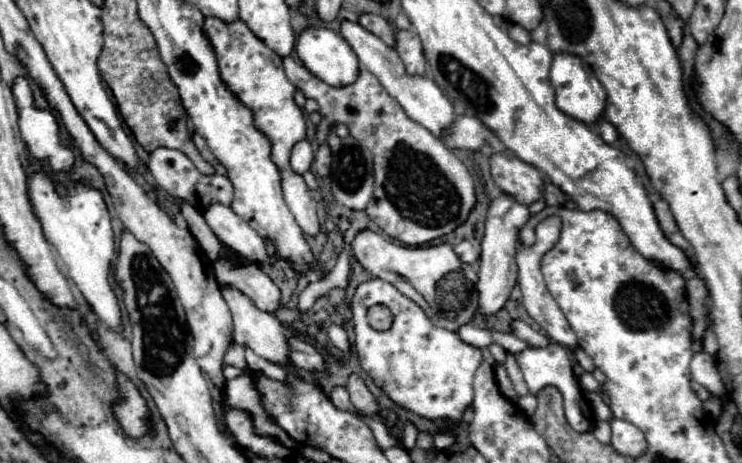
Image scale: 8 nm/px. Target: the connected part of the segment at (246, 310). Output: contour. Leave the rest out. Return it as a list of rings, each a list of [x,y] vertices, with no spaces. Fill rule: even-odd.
[[[222,286],[222,296],[232,312],[232,320],[234,320],[234,330],[232,330],[232,340],[236,340],[236,344],[240,346],[248,346],[252,348],[258,356],[262,356],[264,360],[270,362],[280,362],[286,364],[288,360],[288,338],[284,332],[284,326],[274,318],[274,314],[270,312],[262,312],[256,308],[256,304],[252,302],[252,298],[248,298],[244,292],[232,288],[232,286]]]

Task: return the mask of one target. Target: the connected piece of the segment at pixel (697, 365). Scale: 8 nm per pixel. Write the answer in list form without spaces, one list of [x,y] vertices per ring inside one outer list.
[[[708,352],[694,354],[692,364],[690,364],[690,370],[692,370],[692,378],[698,384],[702,384],[706,390],[710,390],[712,396],[718,396],[718,398],[724,398],[726,396],[726,388],[722,384],[720,374],[718,374],[716,358],[714,356],[710,356]]]

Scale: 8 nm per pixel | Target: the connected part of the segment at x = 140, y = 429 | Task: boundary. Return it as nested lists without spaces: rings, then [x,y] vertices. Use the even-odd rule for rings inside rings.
[[[118,374],[118,386],[120,386],[120,402],[116,404],[116,416],[120,416],[120,424],[124,424],[124,432],[128,436],[144,436],[148,432],[148,418],[150,410],[140,396],[138,388],[132,380],[128,380],[124,374]]]

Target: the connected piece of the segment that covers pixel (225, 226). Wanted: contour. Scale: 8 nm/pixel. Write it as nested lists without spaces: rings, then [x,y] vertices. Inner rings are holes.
[[[212,202],[204,212],[202,212],[206,224],[210,230],[234,252],[240,256],[258,262],[258,264],[272,264],[272,258],[266,254],[264,240],[262,236],[252,230],[240,216],[232,212],[230,206],[224,206],[220,202]]]

